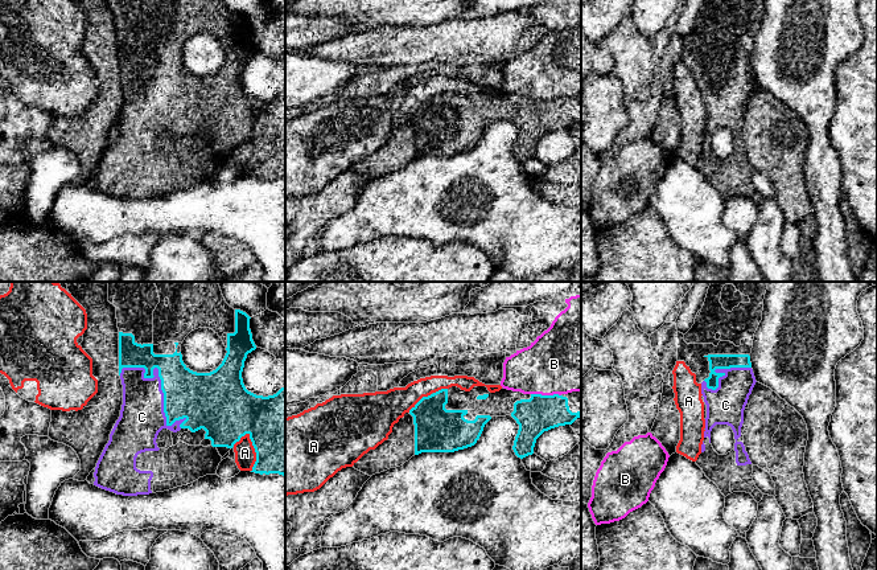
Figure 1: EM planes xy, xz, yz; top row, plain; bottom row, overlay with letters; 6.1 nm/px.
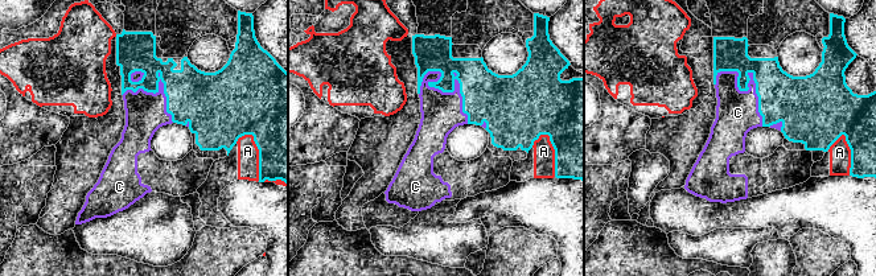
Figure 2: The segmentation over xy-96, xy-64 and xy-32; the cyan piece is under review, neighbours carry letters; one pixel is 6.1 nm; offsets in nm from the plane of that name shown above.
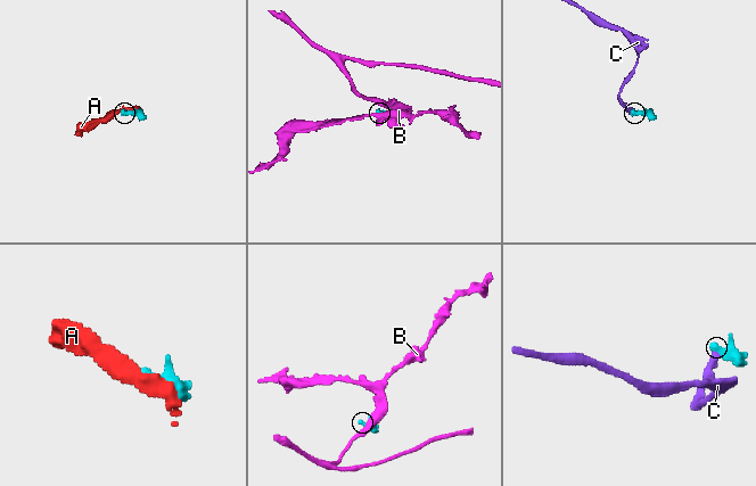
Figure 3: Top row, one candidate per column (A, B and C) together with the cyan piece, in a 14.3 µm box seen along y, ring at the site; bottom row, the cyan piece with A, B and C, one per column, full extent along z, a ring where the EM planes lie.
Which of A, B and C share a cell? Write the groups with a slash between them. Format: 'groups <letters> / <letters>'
groups A / B / C

